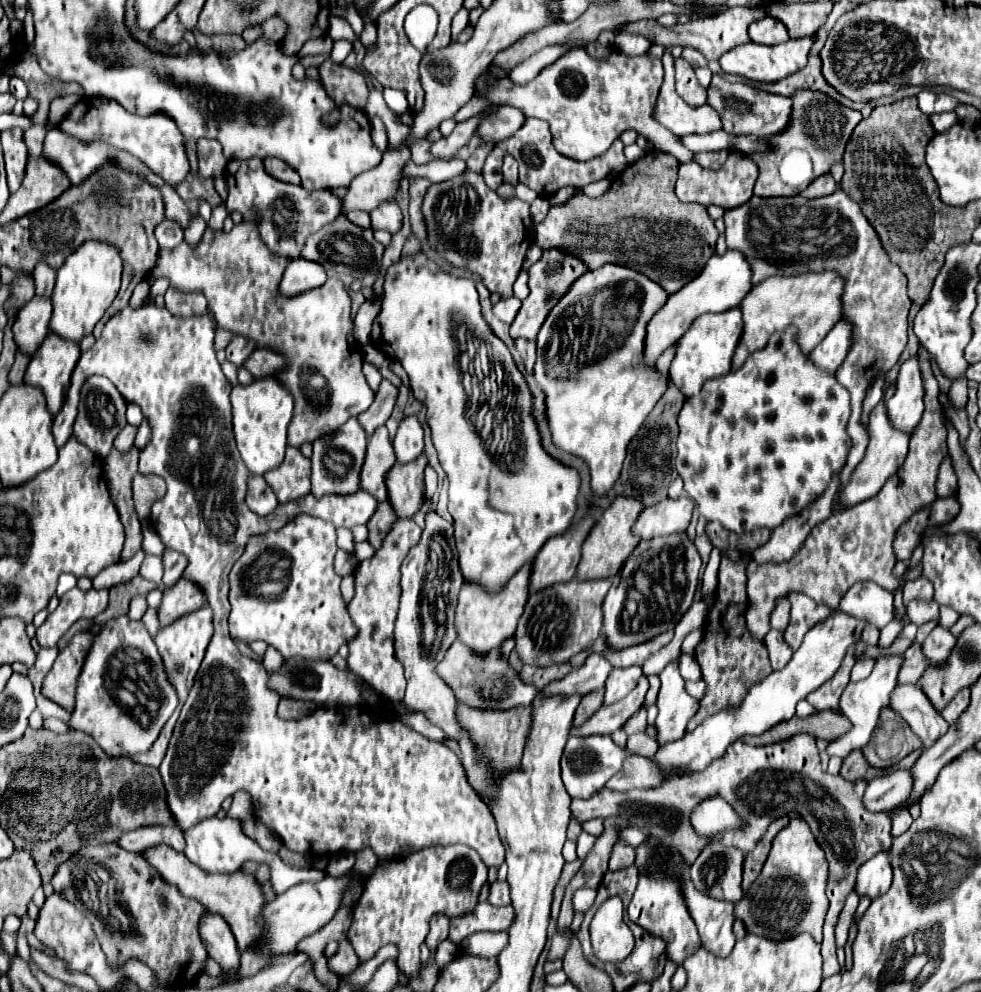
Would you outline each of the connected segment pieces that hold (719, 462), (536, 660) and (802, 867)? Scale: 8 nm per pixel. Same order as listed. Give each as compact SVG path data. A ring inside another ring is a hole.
M785 330L779 334L773 334L767 342L765 348L753 352L747 362L735 370L729 372L727 376L715 378L711 382L705 382L703 390L697 396L691 396L685 400L681 412L679 412L679 438L677 438L677 472L685 482L685 492L689 494L689 498L693 498L699 506L699 514L705 520L717 520L721 522L725 528L729 528L731 532L749 532L753 528L769 528L773 530L775 526L779 526L779 522L783 522L783 518L799 512L803 506L807 506L807 502L813 502L817 498L817 494L823 492L823 486L827 486L827 478L831 478L831 474L835 470L841 470L841 466L845 464L847 452L851 448L851 440L845 432L847 426L847 418L851 414L851 406L849 406L849 394L847 390L843 390L843 386L839 386L839 382L835 380L835 376L825 374L823 370L815 368L807 356L803 356L803 352L799 350L799 344L795 342L795 330Z
M577 580L549 586L529 596L525 612L515 630L515 650L525 664L565 664L575 654L587 650L601 634L601 604L609 590L609 580Z
M791 818L789 824L775 836L773 848L759 878L751 884L751 890L747 890L747 894L743 894L743 898L735 904L735 916L745 922L751 934L763 934L765 938L771 940L783 940L783 938L793 938L795 934L801 932L809 932L815 938L815 942L821 942L823 920L829 906L825 896L827 876L829 876L829 866L825 860L825 852L815 840L809 824L803 818Z

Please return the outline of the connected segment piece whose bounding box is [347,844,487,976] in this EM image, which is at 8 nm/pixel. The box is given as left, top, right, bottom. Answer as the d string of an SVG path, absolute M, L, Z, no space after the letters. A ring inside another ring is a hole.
M453 844L453 846L431 846L431 848L423 848L419 852L409 854L407 858L401 860L393 860L387 864L381 864L365 882L365 890L361 894L361 898L357 900L357 904L353 906L353 924L347 932L349 942L353 944L357 956L361 962L369 960L375 956L375 952L393 942L399 946L399 958L397 964L399 968L407 974L407 976L415 976L421 960L419 960L419 946L425 940L427 932L429 932L429 918L431 914L443 912L449 918L451 916L459 916L459 914L469 914L471 910L475 910L477 906L477 896L481 886L487 882L487 866L483 864L483 860L479 858L479 854L463 844Z

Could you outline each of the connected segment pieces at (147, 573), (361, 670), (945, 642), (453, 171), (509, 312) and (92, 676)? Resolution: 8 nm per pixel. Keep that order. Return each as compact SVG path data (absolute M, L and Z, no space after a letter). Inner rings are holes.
M147 554L143 564L141 564L141 578L145 580L151 580L155 584L161 584L161 578L163 578L163 564L161 564L161 558L159 556L151 556Z
M411 520L395 522L385 536L381 548L375 552L373 558L361 560L355 570L355 596L347 604L349 616L353 618L355 626L359 628L357 636L347 642L349 656L347 666L361 678L365 678L375 690L383 690L387 698L403 698L405 694L405 676L403 676L403 664L395 656L395 618L399 608L399 564L407 556L409 546L413 546L415 540L419 540L421 528Z
M937 624L935 630L925 640L923 654L931 666L943 666L951 658L953 648L955 648L955 636L947 628Z
M455 158L455 160L433 160L433 162L429 162L429 164L423 164L423 166L415 166L413 162L409 162L407 166L405 166L405 176L409 178L409 176L423 176L423 178L427 178L429 182L445 182L447 178L453 178L453 176L457 176L457 174L461 174L461 172L465 172L465 168L467 168L467 164L465 164L465 160L461 160L461 158Z
M511 296L511 298L507 298L507 300L499 300L499 302L493 306L493 314L495 314L499 320L511 324L519 308L521 308L521 300L515 298L515 296Z
M119 616L115 620L109 620L105 628L95 636L95 642L87 654L85 666L81 670L79 682L77 682L77 704L71 716L69 726L73 730L81 730L85 734L91 734L95 742L113 758L119 756L133 756L137 752L147 752L149 746L157 740L163 724L169 720L173 710L177 708L175 690L171 690L171 684L167 682L167 676L163 674L163 662L157 652L157 646L153 642L153 636L147 632L145 624L141 620L131 620L129 616ZM141 654L149 660L151 674L155 674L155 684L161 692L161 708L157 710L157 716L149 722L147 728L139 724L139 720L123 708L105 688L105 674L109 672L109 660L111 658L141 658Z

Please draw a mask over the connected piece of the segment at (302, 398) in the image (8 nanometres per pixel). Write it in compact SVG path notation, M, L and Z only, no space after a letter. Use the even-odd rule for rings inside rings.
M235 224L231 232L211 230L209 226L203 232L203 238L197 244L181 242L175 248L161 248L157 254L157 264L153 268L155 278L167 278L171 288L181 292L203 292L209 302L209 310L215 314L217 324L223 330L243 334L261 348L271 348L283 354L289 360L289 366L275 374L283 386L295 398L295 414L289 424L289 444L301 446L303 442L313 442L315 438L329 434L329 430L339 428L347 418L359 416L373 402L373 390L367 384L361 364L363 356L359 344L353 338L353 320L351 320L351 296L341 280L327 280L323 286L307 290L297 296L283 296L279 284L287 268L287 258L267 250L259 232L251 224Z

